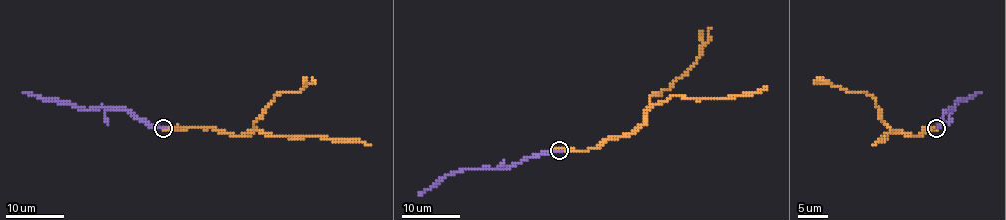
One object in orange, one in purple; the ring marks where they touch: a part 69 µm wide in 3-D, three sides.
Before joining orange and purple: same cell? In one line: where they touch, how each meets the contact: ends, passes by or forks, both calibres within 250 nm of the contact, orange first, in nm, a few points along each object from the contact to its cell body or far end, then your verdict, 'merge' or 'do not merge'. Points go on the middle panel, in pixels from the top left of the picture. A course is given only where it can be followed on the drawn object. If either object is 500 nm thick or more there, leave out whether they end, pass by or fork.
place (559, 150); orange ends; purple ends; calibres 440 and 280 nm; course orange (560, 150), (599, 147), (633, 133), (643, 122), (650, 98), (674, 84), (694, 62), (712, 27); course purple (558, 150), (544, 152), (501, 168), (454, 171), (441, 177), (418, 196); merge

